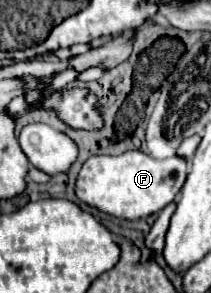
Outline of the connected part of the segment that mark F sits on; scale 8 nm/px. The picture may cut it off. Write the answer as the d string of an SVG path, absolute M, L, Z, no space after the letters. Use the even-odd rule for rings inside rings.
M130 150L120 156L90 156L78 172L76 198L104 214L124 220L138 220L160 212L166 204L170 204L184 180L186 160L180 156L156 160L140 150Z

